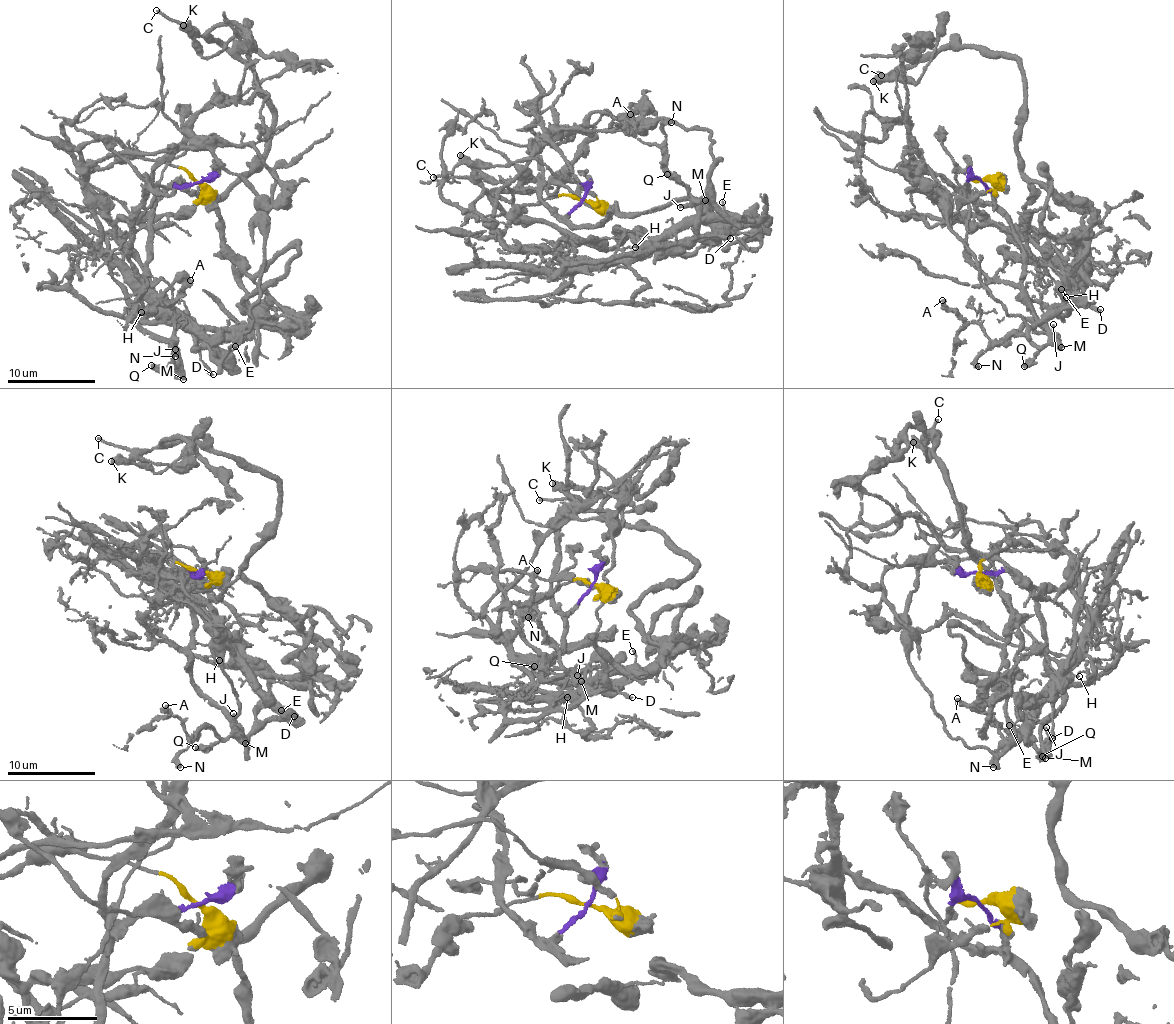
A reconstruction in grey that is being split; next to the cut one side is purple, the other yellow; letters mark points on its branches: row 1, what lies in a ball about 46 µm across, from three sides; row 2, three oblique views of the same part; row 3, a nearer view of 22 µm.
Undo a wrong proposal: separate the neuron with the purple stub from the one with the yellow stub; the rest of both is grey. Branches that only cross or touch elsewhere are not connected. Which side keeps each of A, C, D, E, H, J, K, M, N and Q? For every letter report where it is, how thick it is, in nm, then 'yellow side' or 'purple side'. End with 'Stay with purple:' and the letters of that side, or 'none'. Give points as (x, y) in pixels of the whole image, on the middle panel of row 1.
A: (630, 114) | 400 nm | purple side
C: (433, 177) | 200 nm | yellow side
D: (730, 238) | 280 nm | yellow side
E: (722, 202) | 150 nm | yellow side
H: (635, 247) | 130 nm | yellow side
J: (680, 207) | 190 nm | purple side
K: (460, 155) | 650 nm | yellow side
M: (705, 200) | 550 nm | purple side
N: (671, 122) | 400 nm | purple side
Q: (667, 174) | 400 nm | purple side
Stay with purple: A, J, M, N, Q

